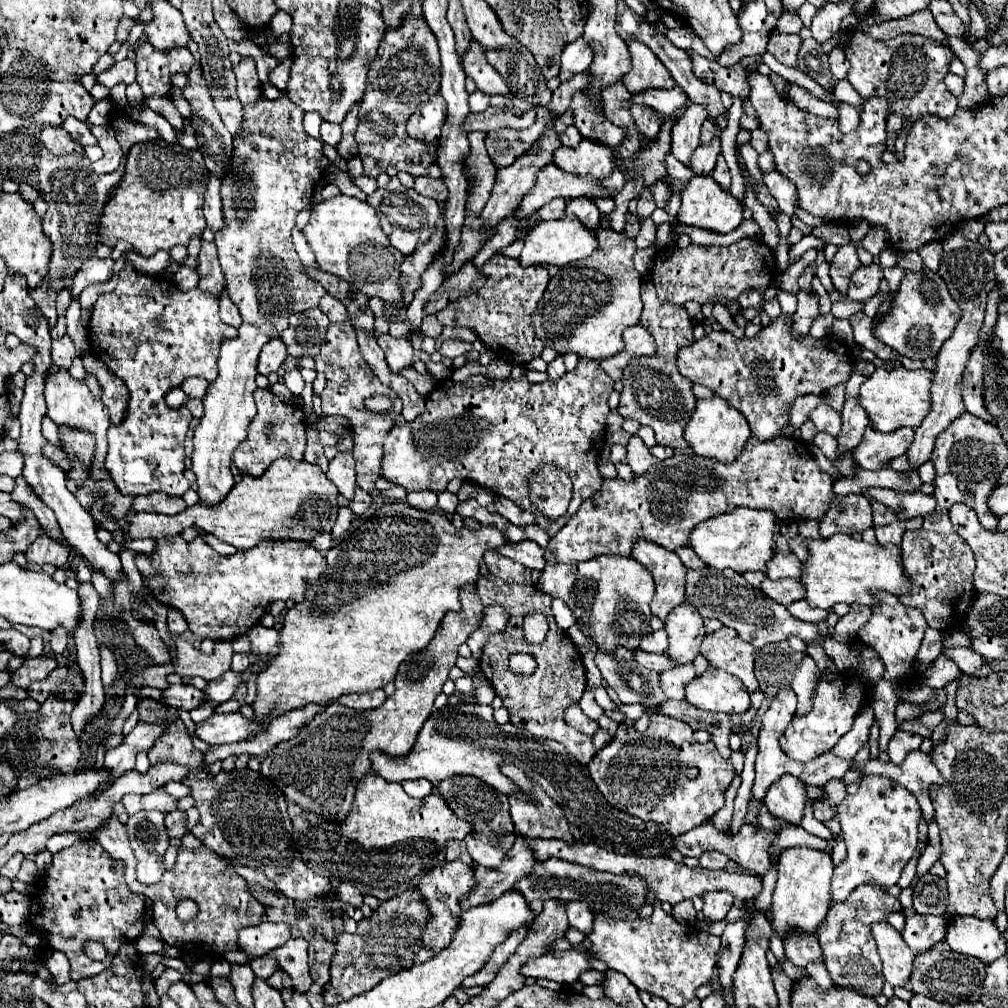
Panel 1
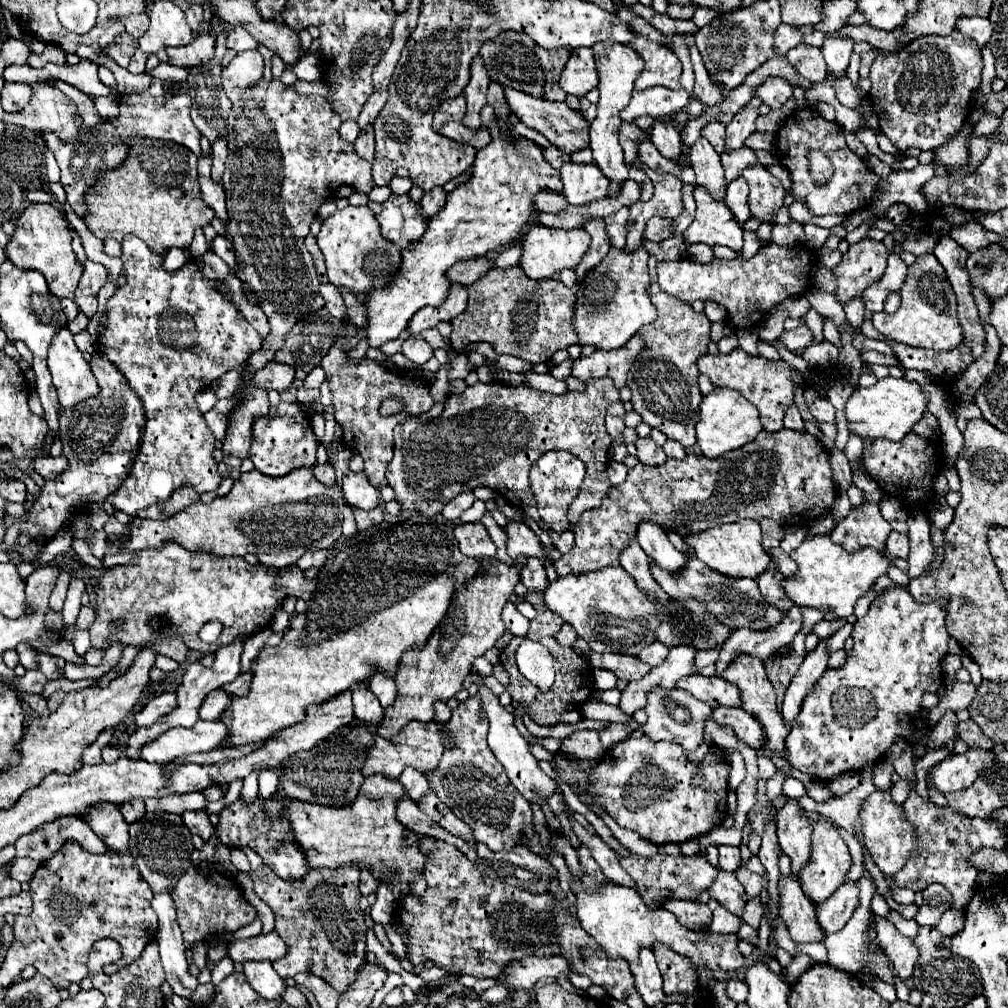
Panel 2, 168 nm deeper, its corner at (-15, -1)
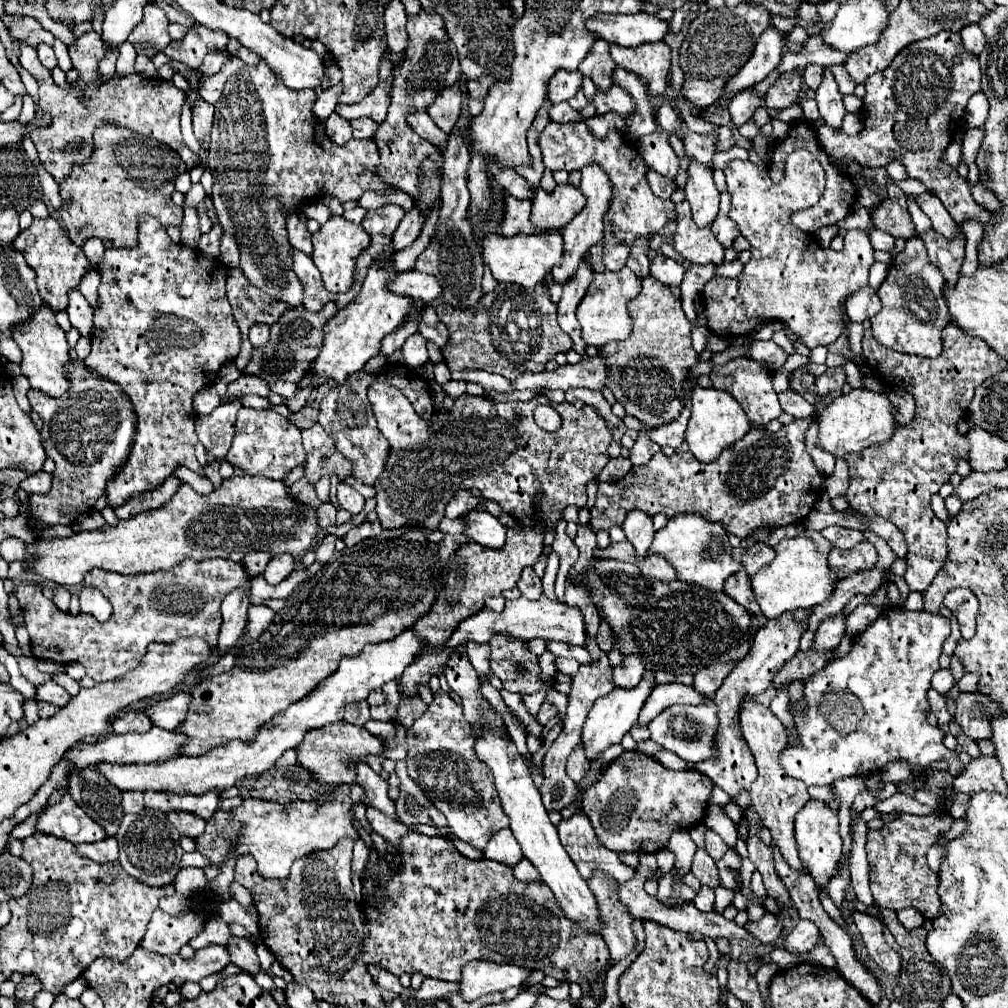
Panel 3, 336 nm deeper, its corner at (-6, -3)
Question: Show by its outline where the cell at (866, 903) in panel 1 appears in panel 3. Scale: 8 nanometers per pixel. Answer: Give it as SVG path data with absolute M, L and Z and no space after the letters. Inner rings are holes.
M934 810L928 816L912 816L900 814L894 822L884 822L878 830L868 830L866 850L870 862L870 890L874 902L882 908L902 910L902 908L918 908L924 918L934 920L942 908L942 900L938 896L938 874L928 868L926 850L950 830L954 818L944 810Z

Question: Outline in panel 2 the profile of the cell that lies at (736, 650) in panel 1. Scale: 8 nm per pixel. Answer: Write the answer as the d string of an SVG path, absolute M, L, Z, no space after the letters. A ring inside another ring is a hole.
M739 656L733 664L729 664L727 672L723 672L723 678L729 684L737 684L739 694L743 696L743 706L741 708L747 714L751 714L753 718L757 718L763 724L763 728L765 728L765 744L757 750L757 756L767 756L767 758L771 758L771 754L781 756L781 752L783 752L783 740L787 738L789 726L783 724L783 716L777 710L775 690L773 690L773 684L767 680L763 662L757 660L757 658L753 658L753 656Z

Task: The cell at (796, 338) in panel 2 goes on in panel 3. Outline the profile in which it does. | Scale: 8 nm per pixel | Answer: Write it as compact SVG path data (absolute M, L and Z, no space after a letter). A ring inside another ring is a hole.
M754 340L750 344L750 352L748 356L752 356L752 360L760 362L760 364L768 364L768 362L776 362L776 364L784 364L788 354L784 352L782 346L778 346L772 340Z

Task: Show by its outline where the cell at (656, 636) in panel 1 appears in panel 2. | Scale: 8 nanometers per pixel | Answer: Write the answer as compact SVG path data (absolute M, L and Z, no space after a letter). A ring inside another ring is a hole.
M653 642L653 644L645 646L645 648L637 654L637 658L643 660L643 662L647 662L647 666L655 668L655 666L659 666L659 664L667 658L667 654L669 654L669 648L667 648L665 644Z

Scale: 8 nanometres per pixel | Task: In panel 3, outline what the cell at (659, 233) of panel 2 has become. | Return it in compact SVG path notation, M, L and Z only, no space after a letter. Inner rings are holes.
M650 236L636 238L632 244L632 250L630 250L630 258L626 262L626 266L630 270L634 270L634 274L640 274L640 278L648 276L648 266L650 266L648 248L650 248Z

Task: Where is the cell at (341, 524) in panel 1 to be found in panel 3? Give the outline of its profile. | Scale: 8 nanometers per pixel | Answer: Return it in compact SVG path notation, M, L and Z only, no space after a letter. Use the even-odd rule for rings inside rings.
M326 502L318 508L318 524L322 530L336 526L336 508L330 502Z

